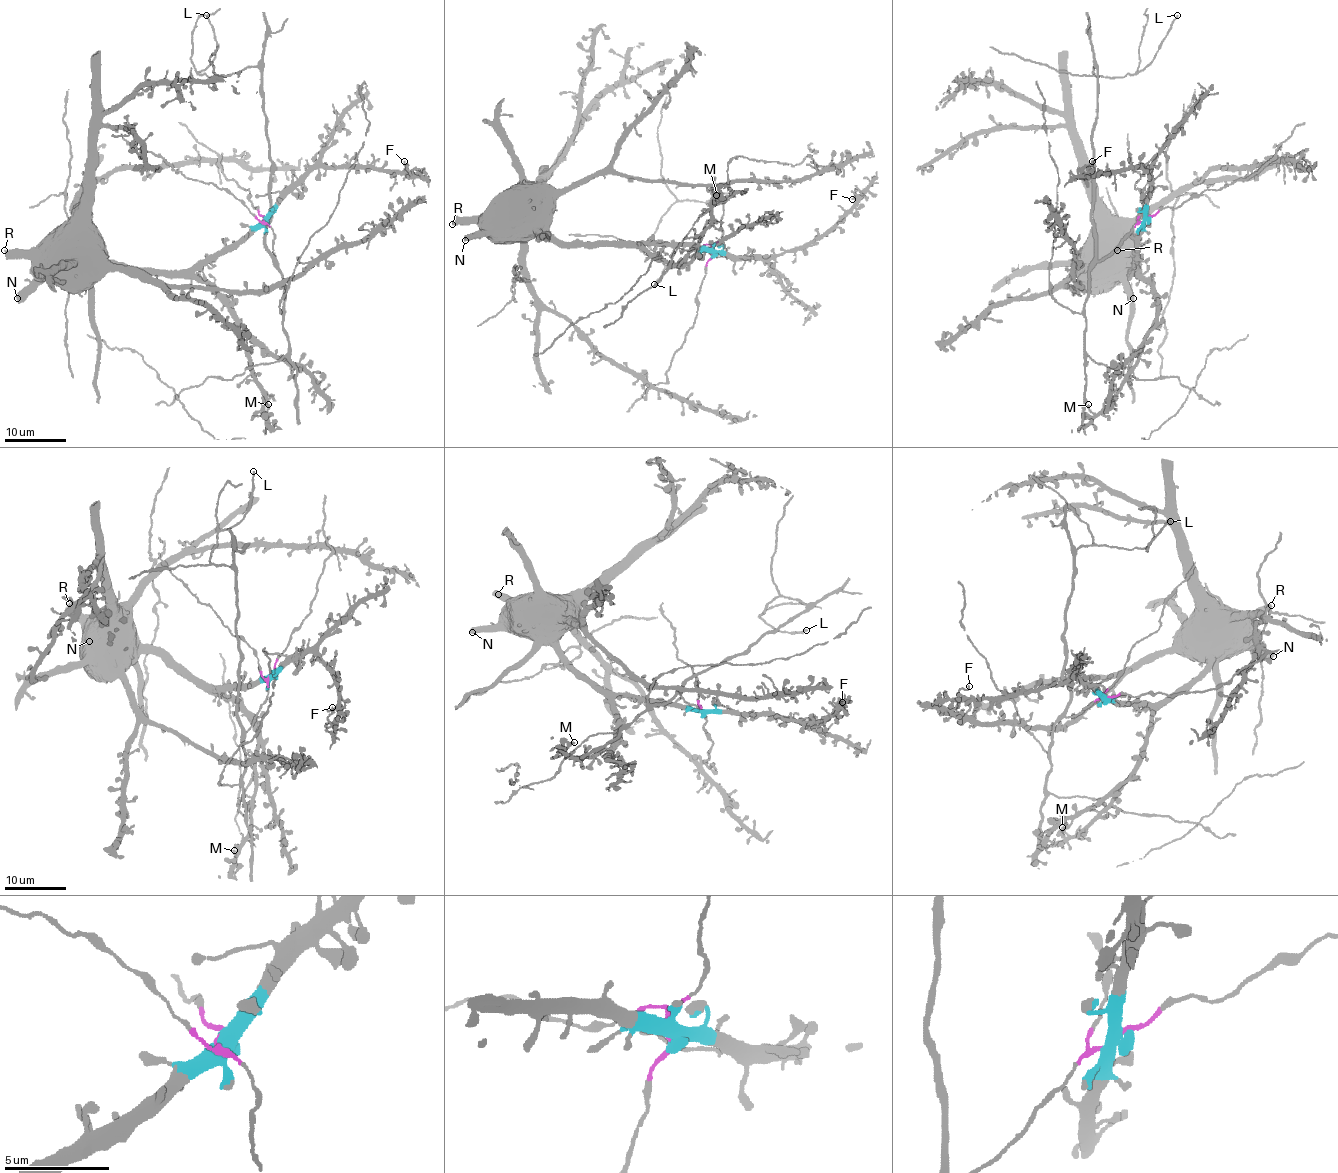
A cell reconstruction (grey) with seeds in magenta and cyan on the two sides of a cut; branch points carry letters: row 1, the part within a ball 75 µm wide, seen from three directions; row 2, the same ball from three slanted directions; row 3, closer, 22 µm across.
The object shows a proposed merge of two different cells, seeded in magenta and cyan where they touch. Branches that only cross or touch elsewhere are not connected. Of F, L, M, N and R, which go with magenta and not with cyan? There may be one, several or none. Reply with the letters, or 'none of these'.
L

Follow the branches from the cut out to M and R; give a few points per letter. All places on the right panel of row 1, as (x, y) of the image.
M: (1145, 218), (1139, 236), (1139, 273), (1150, 286), (1156, 319), (1138, 364), (1121, 390), (1096, 413), (1088, 404)
R: (1145, 218), (1139, 241), (1138, 270), (1116, 253), (1118, 250)

